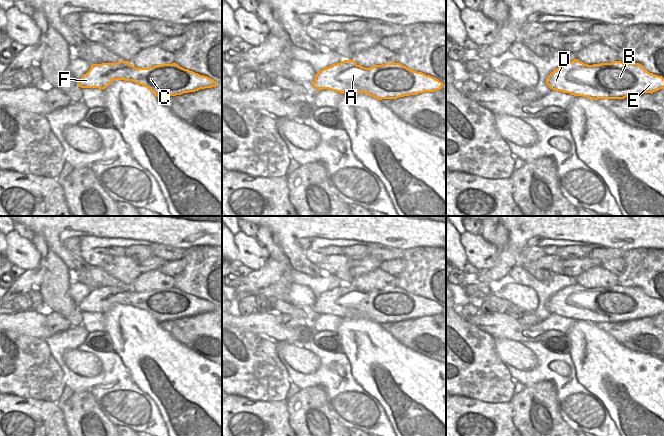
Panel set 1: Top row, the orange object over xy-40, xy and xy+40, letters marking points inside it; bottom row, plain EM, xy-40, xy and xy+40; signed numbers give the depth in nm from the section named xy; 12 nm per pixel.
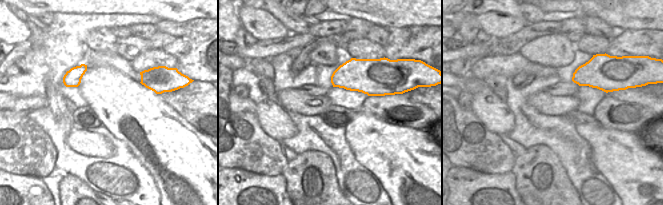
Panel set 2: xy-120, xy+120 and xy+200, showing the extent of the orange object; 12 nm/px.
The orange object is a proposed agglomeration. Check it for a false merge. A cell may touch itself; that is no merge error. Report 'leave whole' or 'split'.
leave whole

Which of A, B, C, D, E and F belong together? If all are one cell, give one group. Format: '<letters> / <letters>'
A B C D E F

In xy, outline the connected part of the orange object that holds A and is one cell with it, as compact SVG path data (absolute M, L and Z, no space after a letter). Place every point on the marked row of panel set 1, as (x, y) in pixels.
M344 60L320 70L312 85L319 91L365 93L382 100L435 92L442 89L443 82L397 62L365 68L354 60Z

